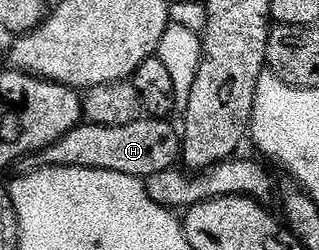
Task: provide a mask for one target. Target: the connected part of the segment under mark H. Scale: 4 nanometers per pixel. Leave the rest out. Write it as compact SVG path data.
M141 118L126 126L102 126L82 122L48 148L25 156L22 161L23 171L30 173L37 168L97 168L147 178L150 174L177 167L181 159L181 133L177 125L175 128L168 123L172 122L164 118Z

